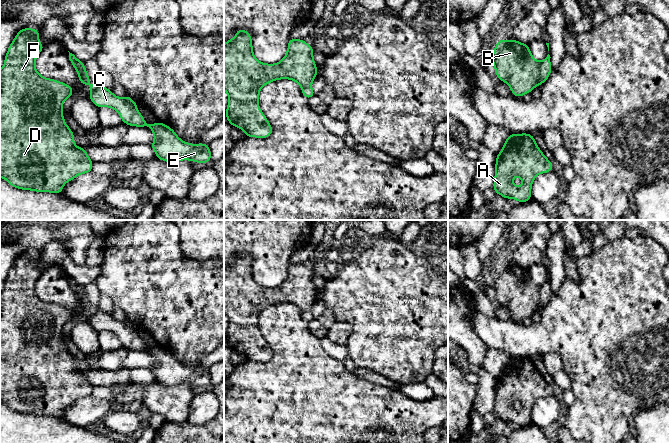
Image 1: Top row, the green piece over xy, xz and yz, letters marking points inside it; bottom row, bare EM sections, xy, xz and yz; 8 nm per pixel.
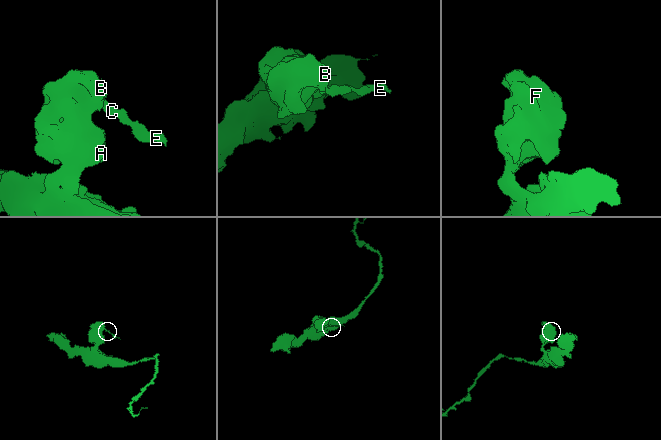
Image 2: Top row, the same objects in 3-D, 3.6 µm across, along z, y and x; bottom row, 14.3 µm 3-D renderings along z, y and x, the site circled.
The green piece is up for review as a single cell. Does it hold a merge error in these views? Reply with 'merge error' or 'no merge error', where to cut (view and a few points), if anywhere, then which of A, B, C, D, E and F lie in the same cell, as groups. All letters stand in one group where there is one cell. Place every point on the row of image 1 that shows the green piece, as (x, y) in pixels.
merge error; cut yz (540, 62), (538, 84); groups A B D F / C E

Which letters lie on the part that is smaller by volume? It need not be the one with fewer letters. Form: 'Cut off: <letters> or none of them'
Cut off: C, E

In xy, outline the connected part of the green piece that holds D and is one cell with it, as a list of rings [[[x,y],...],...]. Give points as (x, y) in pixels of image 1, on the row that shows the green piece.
[[[23,28],[9,46],[0,69],[0,177],[18,189],[59,194],[68,181],[92,172],[93,161],[85,149],[74,144],[73,132],[63,118],[62,105],[73,95],[72,87],[45,78],[36,70],[35,60],[44,47],[39,42],[38,30]]]

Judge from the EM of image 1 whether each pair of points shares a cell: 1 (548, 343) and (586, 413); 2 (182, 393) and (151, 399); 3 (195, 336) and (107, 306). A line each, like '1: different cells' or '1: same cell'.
1: same cell
2: same cell
3: different cells

